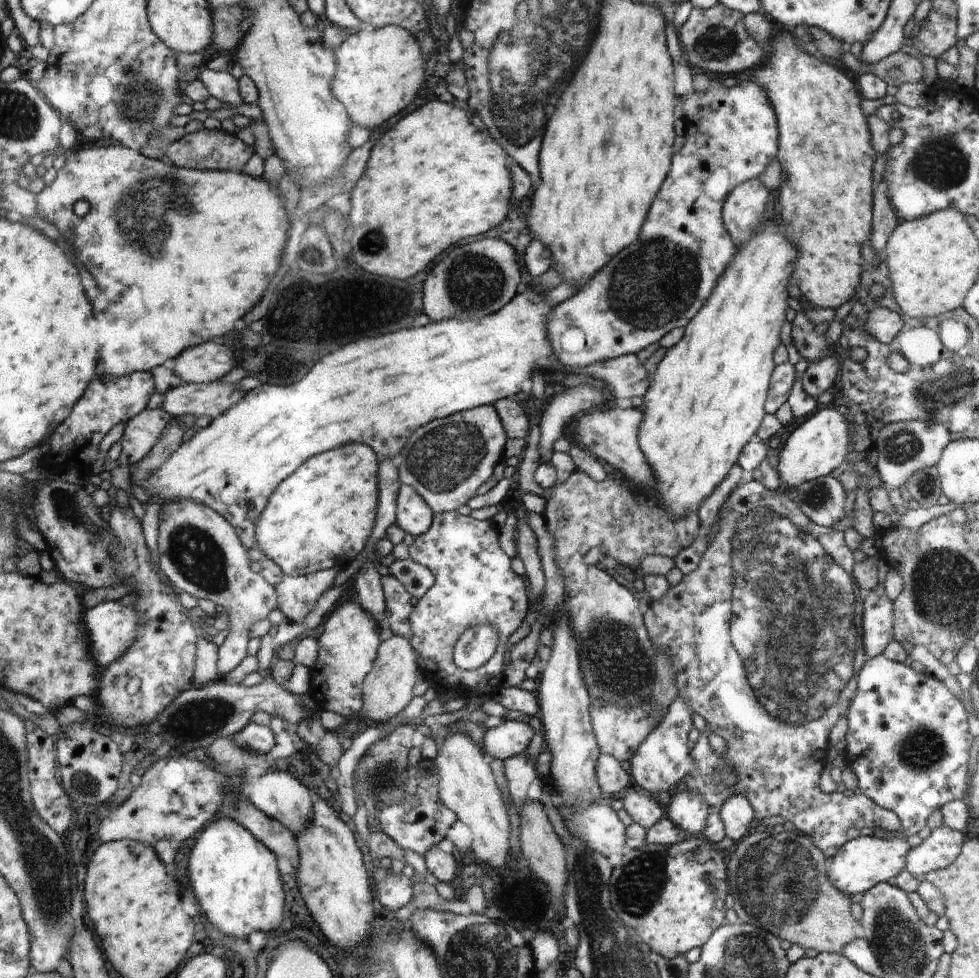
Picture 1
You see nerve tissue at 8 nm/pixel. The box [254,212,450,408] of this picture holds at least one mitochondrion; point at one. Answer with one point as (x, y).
(375, 241)

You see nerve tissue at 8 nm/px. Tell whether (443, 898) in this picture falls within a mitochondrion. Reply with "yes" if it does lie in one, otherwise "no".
no

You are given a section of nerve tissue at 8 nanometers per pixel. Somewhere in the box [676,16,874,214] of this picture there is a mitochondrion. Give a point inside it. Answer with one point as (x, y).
(716, 43)

